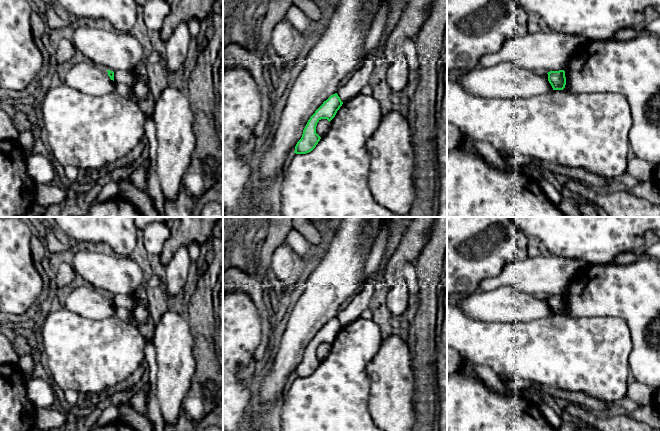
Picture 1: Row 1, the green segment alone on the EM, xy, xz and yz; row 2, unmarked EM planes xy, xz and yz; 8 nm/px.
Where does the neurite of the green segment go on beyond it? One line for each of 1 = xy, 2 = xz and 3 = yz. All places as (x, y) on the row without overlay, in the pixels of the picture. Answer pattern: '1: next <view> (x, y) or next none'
1: next none
2: next none
3: next none

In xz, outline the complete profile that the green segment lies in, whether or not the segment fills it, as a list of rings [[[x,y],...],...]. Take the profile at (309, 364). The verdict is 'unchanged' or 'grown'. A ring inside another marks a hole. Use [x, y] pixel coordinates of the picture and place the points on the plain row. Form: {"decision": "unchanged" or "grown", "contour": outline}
{"decision": "unchanged", "contour": [[[337,317],[331,319],[323,328],[315,335],[315,337],[308,344],[301,363],[295,370],[294,377],[306,378],[311,376],[321,361],[316,357],[317,347],[321,343],[327,343],[329,346],[335,341],[337,335],[342,330],[343,326]]]}

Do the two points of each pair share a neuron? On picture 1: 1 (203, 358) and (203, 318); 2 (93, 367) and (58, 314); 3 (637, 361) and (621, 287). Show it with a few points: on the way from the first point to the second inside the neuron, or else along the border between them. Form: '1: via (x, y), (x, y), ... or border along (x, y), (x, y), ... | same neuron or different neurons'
1: via (203, 348), (199, 339), (199, 328) | same neuron
2: via (83, 354), (62, 333), (61, 327) | same neuron
3: via (640, 343), (639, 305) | same neuron

